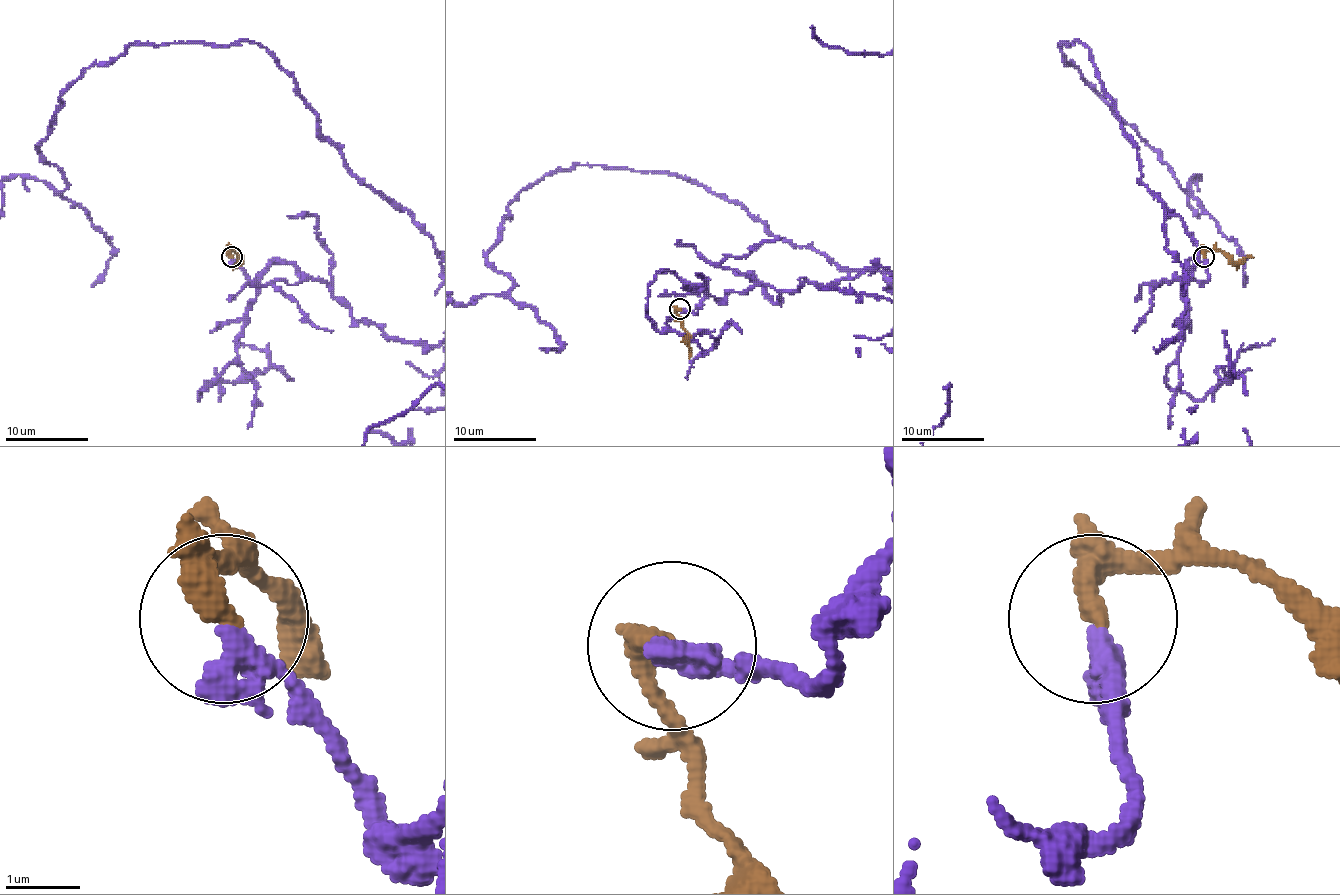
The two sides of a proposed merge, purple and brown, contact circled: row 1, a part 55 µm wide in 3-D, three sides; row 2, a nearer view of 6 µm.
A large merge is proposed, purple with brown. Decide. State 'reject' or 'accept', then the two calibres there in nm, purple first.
accept | 400/280 nm

